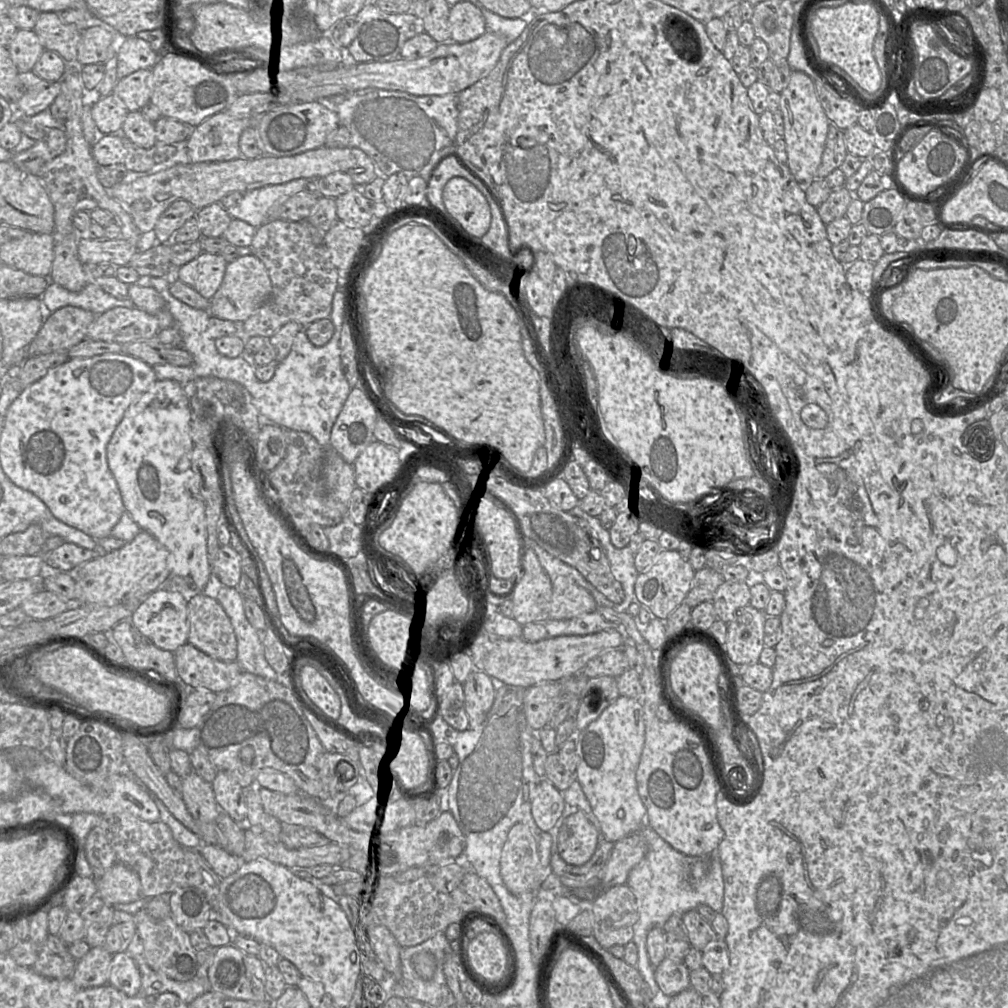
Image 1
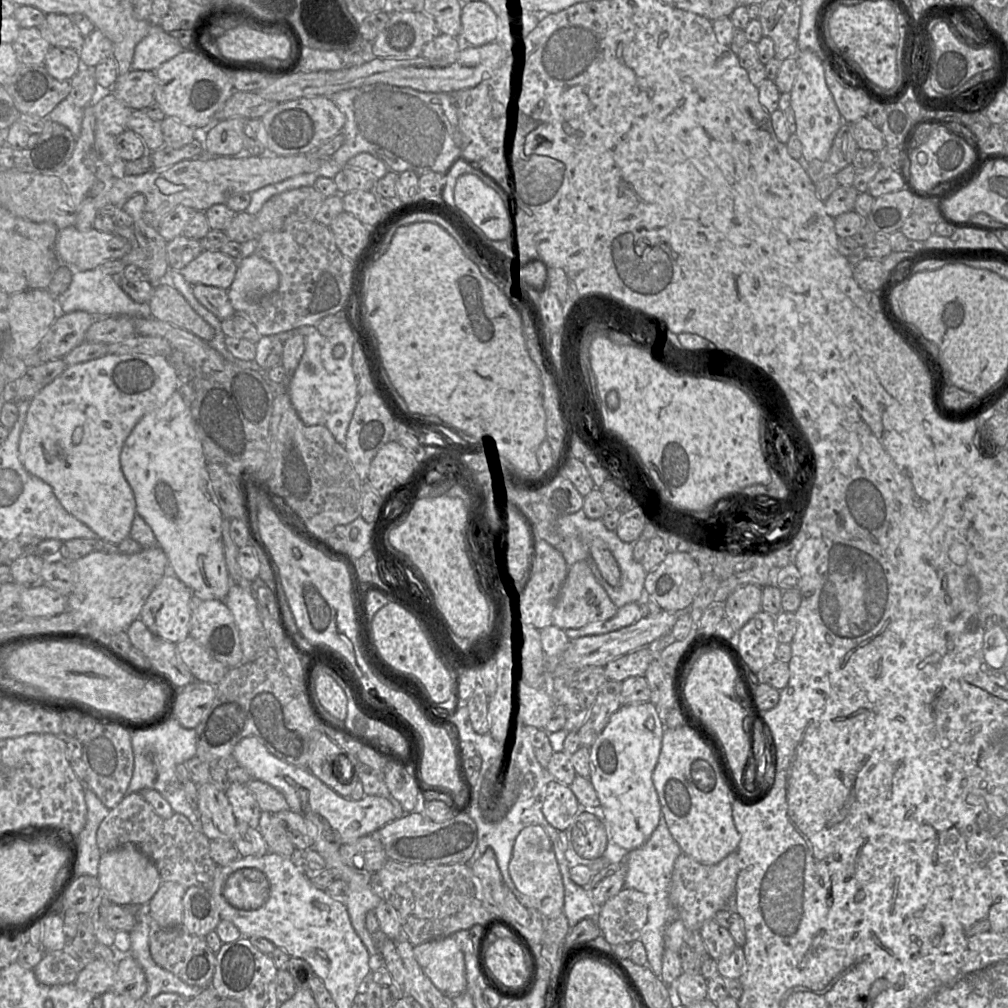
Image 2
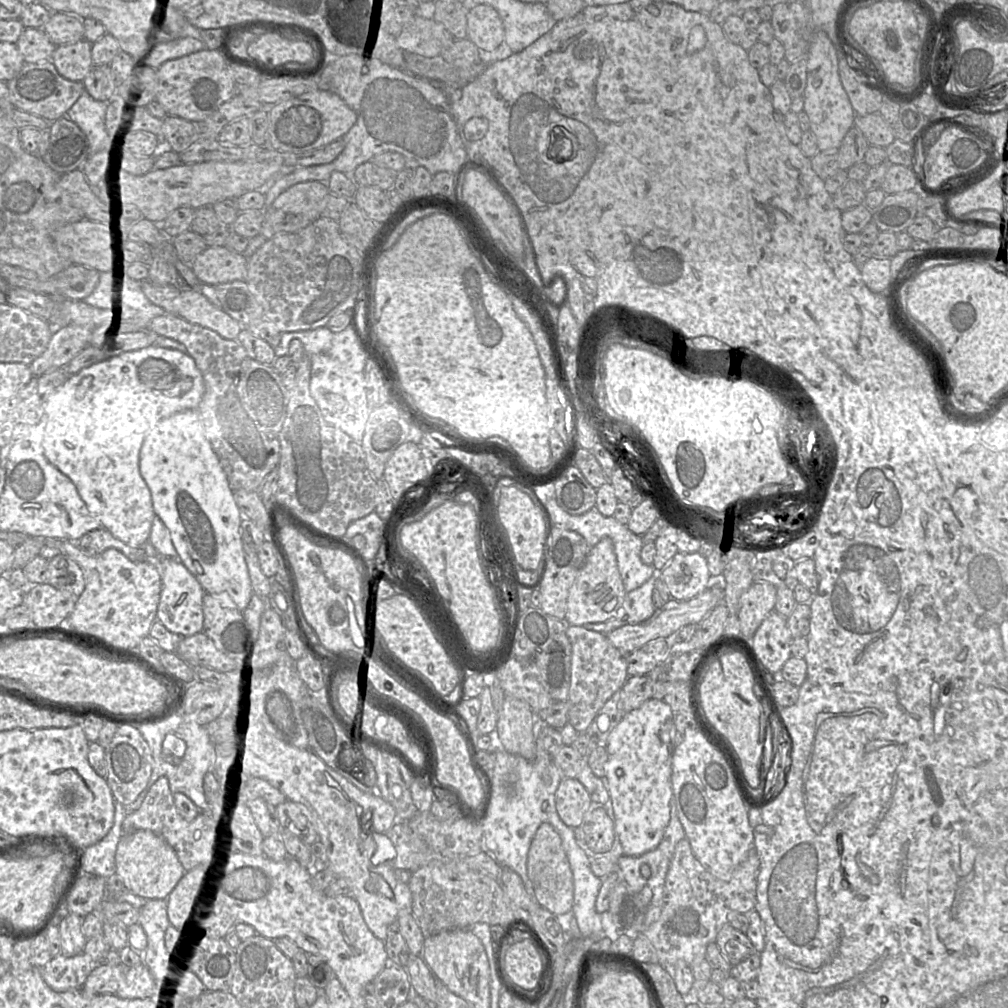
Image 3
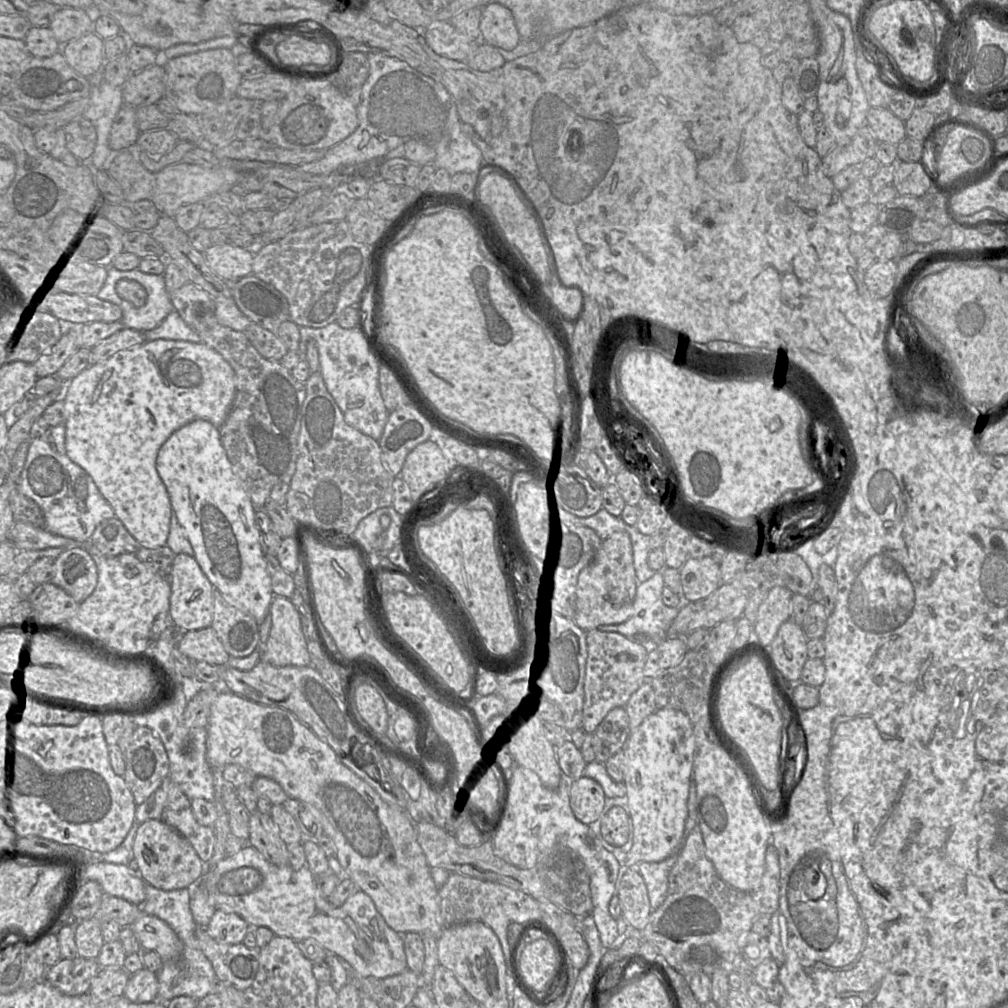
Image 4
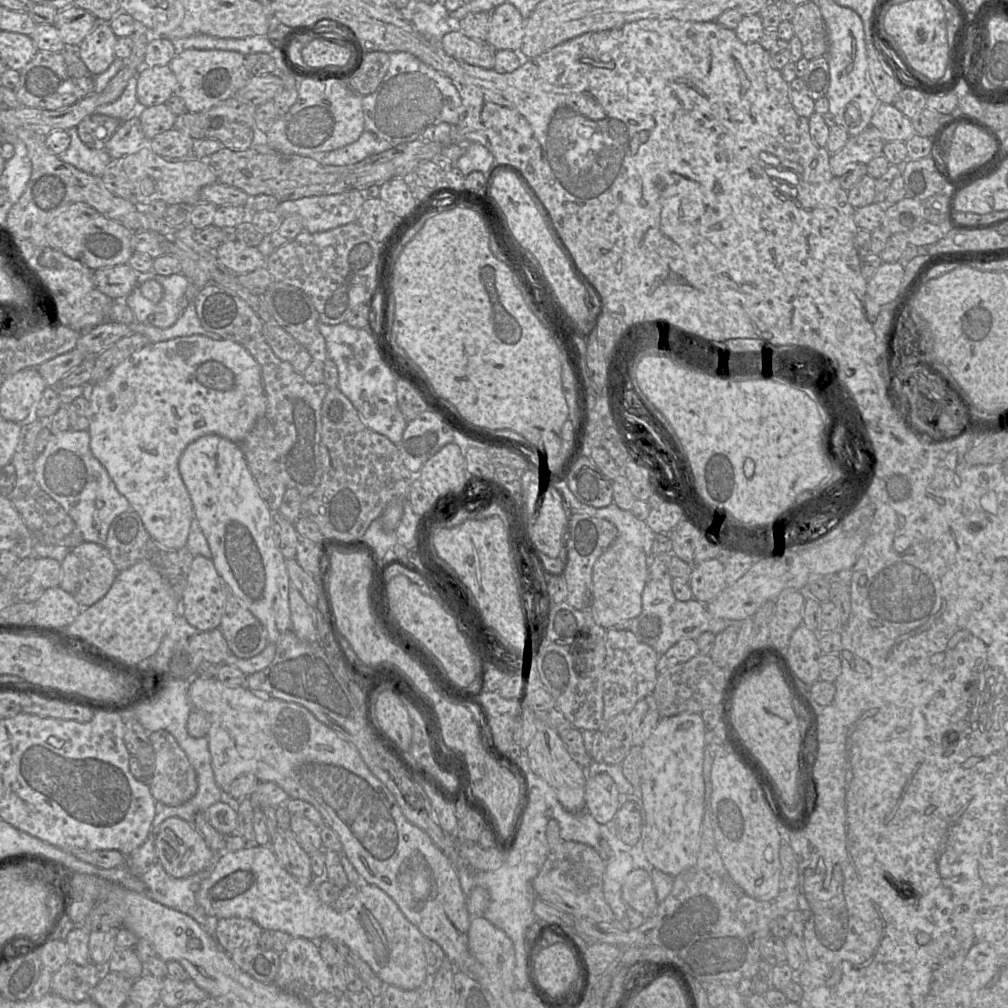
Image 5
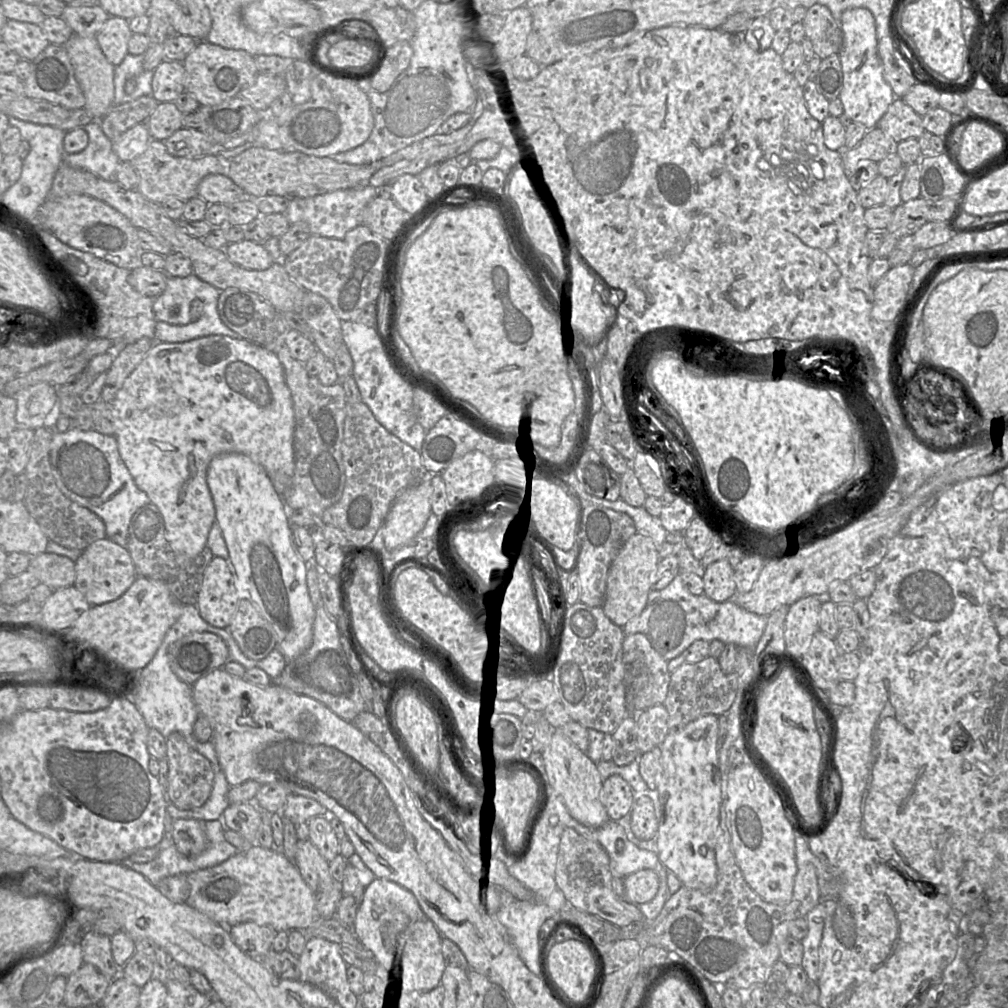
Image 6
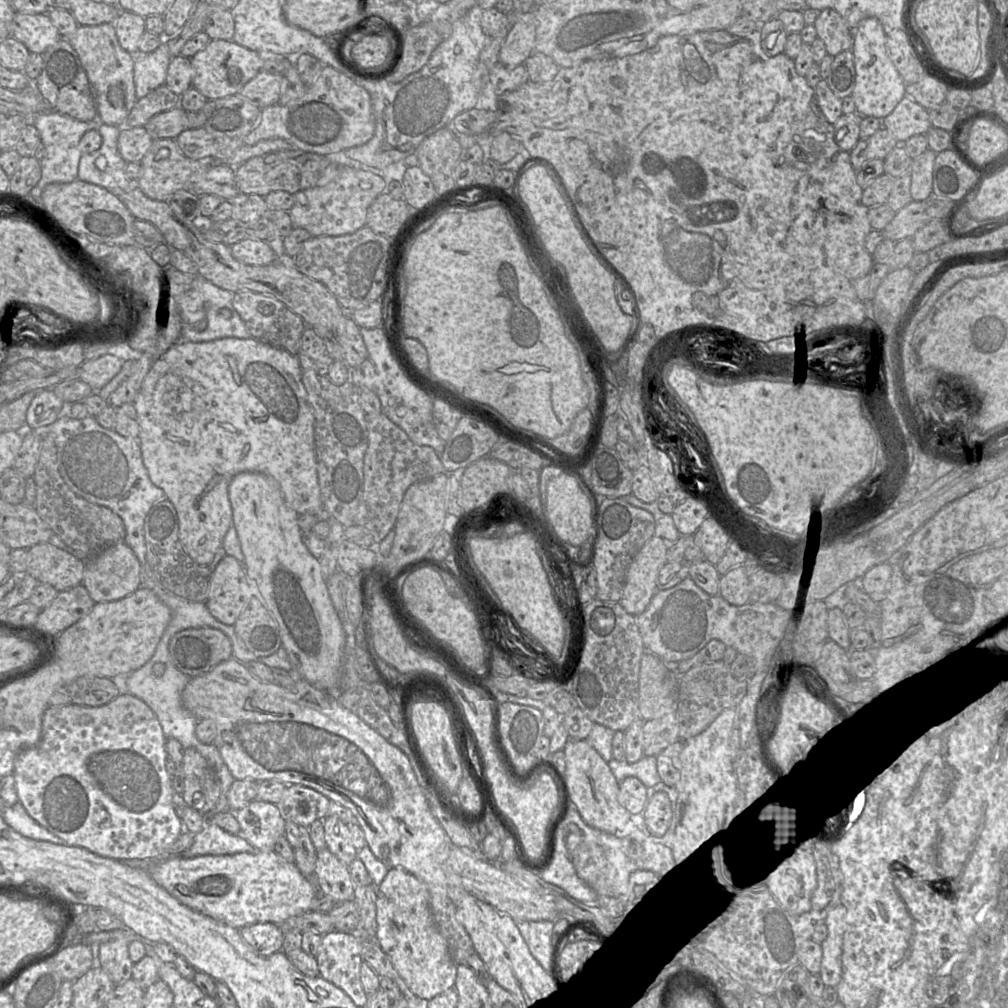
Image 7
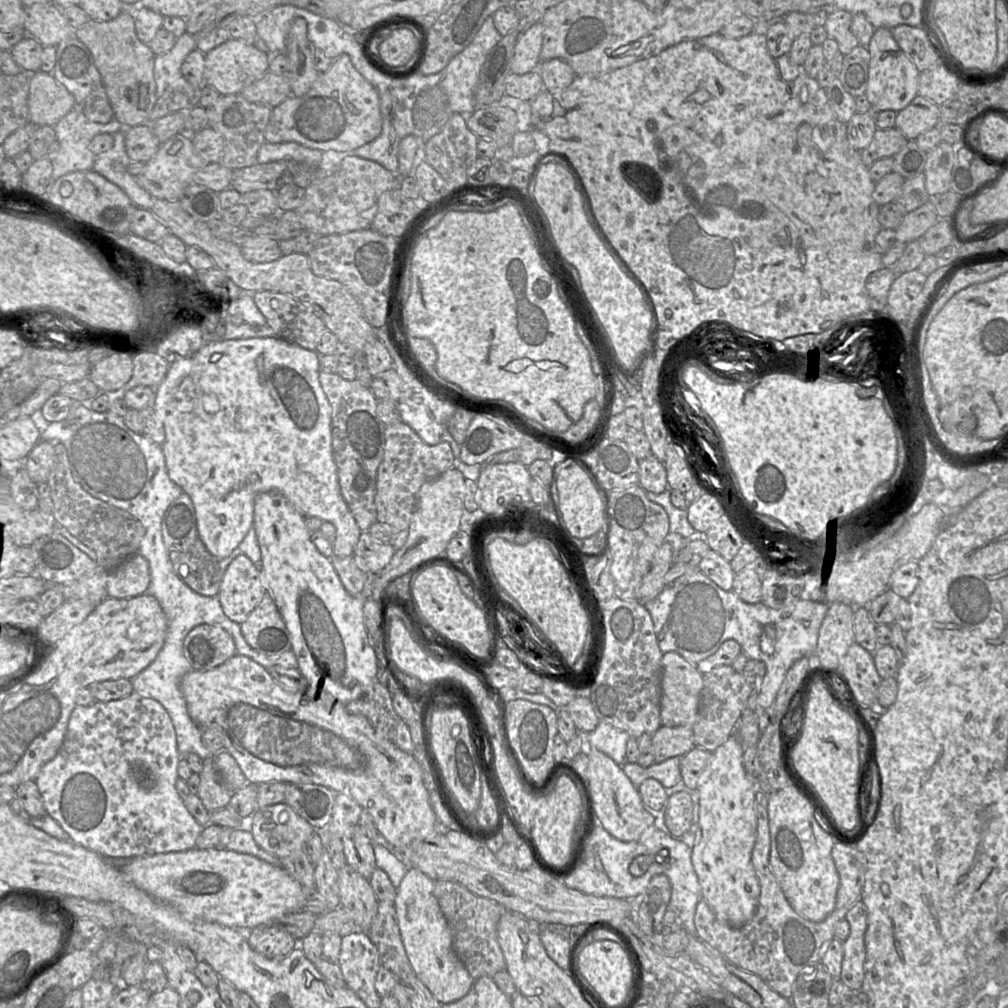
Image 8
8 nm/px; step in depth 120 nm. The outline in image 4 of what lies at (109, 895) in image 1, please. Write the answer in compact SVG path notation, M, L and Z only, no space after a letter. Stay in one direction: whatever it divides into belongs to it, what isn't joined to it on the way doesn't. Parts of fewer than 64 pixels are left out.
M151 819L139 825L132 854L133 867L144 882L161 890L188 888L205 873L205 863L191 843L176 829L160 819Z

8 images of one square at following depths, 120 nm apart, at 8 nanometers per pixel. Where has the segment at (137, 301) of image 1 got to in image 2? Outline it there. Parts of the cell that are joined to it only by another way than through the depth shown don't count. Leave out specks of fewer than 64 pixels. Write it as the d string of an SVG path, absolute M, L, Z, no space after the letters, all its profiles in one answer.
M168 285L155 286L150 306L150 316L183 328L209 342L214 329L189 304L185 297Z

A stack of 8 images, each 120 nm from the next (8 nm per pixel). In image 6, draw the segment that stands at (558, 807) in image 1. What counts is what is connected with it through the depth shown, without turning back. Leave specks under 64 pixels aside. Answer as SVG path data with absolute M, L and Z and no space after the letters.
M612 775L602 784L600 800L610 820L617 821L627 815L632 807L634 791L619 775Z

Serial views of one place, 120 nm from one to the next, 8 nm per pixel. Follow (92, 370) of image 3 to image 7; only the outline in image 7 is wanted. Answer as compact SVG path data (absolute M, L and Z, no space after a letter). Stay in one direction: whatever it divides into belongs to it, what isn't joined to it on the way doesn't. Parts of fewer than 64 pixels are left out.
M222 338L208 342L177 342L156 357L146 374L141 388L131 403L136 411L139 425L138 443L143 464L151 482L162 489L174 505L179 521L179 540L186 553L200 565L211 563L227 531L233 527L232 508L228 487L232 478L242 472L259 472L272 477L282 492L285 502L297 514L316 514L322 511L322 498L317 475L317 459L314 443L314 415L302 382L298 358L284 349L253 338Z

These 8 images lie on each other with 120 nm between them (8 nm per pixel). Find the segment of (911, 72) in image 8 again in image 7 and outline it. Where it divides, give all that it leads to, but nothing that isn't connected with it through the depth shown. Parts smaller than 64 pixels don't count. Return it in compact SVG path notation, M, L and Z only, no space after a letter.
M875 17L861 20L853 30L853 46L856 72L855 87L851 94L856 113L861 116L885 118L906 95L906 84L887 54L886 36L881 22Z

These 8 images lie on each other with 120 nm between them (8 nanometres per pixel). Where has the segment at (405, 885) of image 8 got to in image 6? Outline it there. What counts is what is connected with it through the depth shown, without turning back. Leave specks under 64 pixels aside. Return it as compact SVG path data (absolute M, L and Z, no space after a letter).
M375 878L364 889L351 929L374 954L382 971L409 996L421 996L440 985L447 967L441 949L443 937L422 911L415 895L406 888L390 880Z

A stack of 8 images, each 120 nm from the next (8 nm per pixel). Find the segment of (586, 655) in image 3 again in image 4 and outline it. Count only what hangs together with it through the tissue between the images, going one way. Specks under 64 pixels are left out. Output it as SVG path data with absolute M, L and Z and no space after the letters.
M598 629L586 632L588 656L581 728L586 733L592 733L610 710L624 707L631 695L645 681L650 681L644 676L644 666L650 646L617 632L605 632Z

